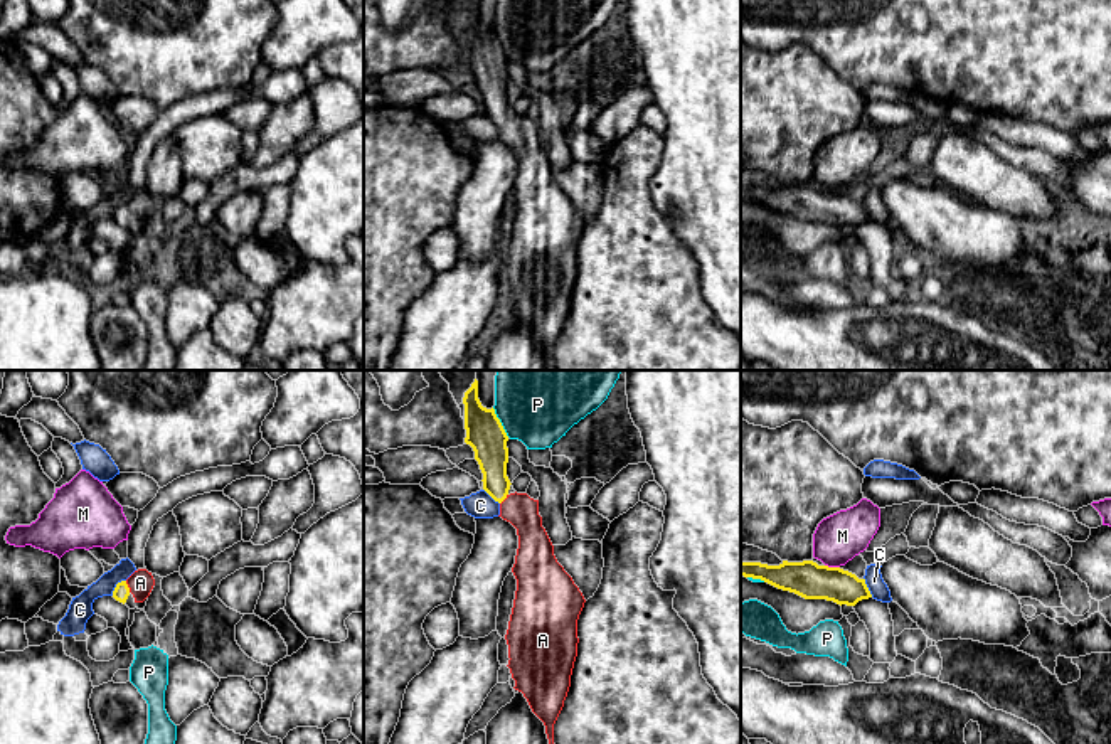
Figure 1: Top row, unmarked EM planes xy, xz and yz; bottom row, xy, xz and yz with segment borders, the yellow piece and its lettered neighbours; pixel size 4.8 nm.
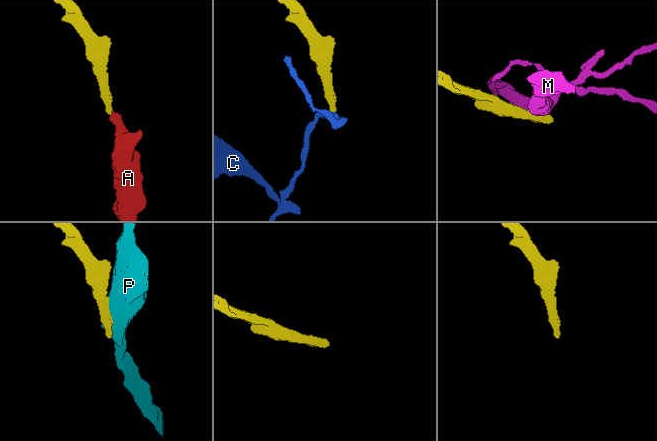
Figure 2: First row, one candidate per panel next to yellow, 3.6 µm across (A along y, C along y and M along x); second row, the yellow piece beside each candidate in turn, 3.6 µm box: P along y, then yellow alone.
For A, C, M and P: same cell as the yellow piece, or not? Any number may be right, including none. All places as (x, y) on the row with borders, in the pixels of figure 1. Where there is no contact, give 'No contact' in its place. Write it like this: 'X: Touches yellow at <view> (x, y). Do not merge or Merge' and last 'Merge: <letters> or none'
A: Touches yellow at xy (127, 586). Merge
C: Touches yellow at xy (116, 586). Do not merge
M: Touches yellow at yz (832, 568). Do not merge
P: Touches yellow at xz (500, 423). Do not merge
Merge: A

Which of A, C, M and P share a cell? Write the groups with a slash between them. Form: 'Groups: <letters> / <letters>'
Groups: A / C / M / P

